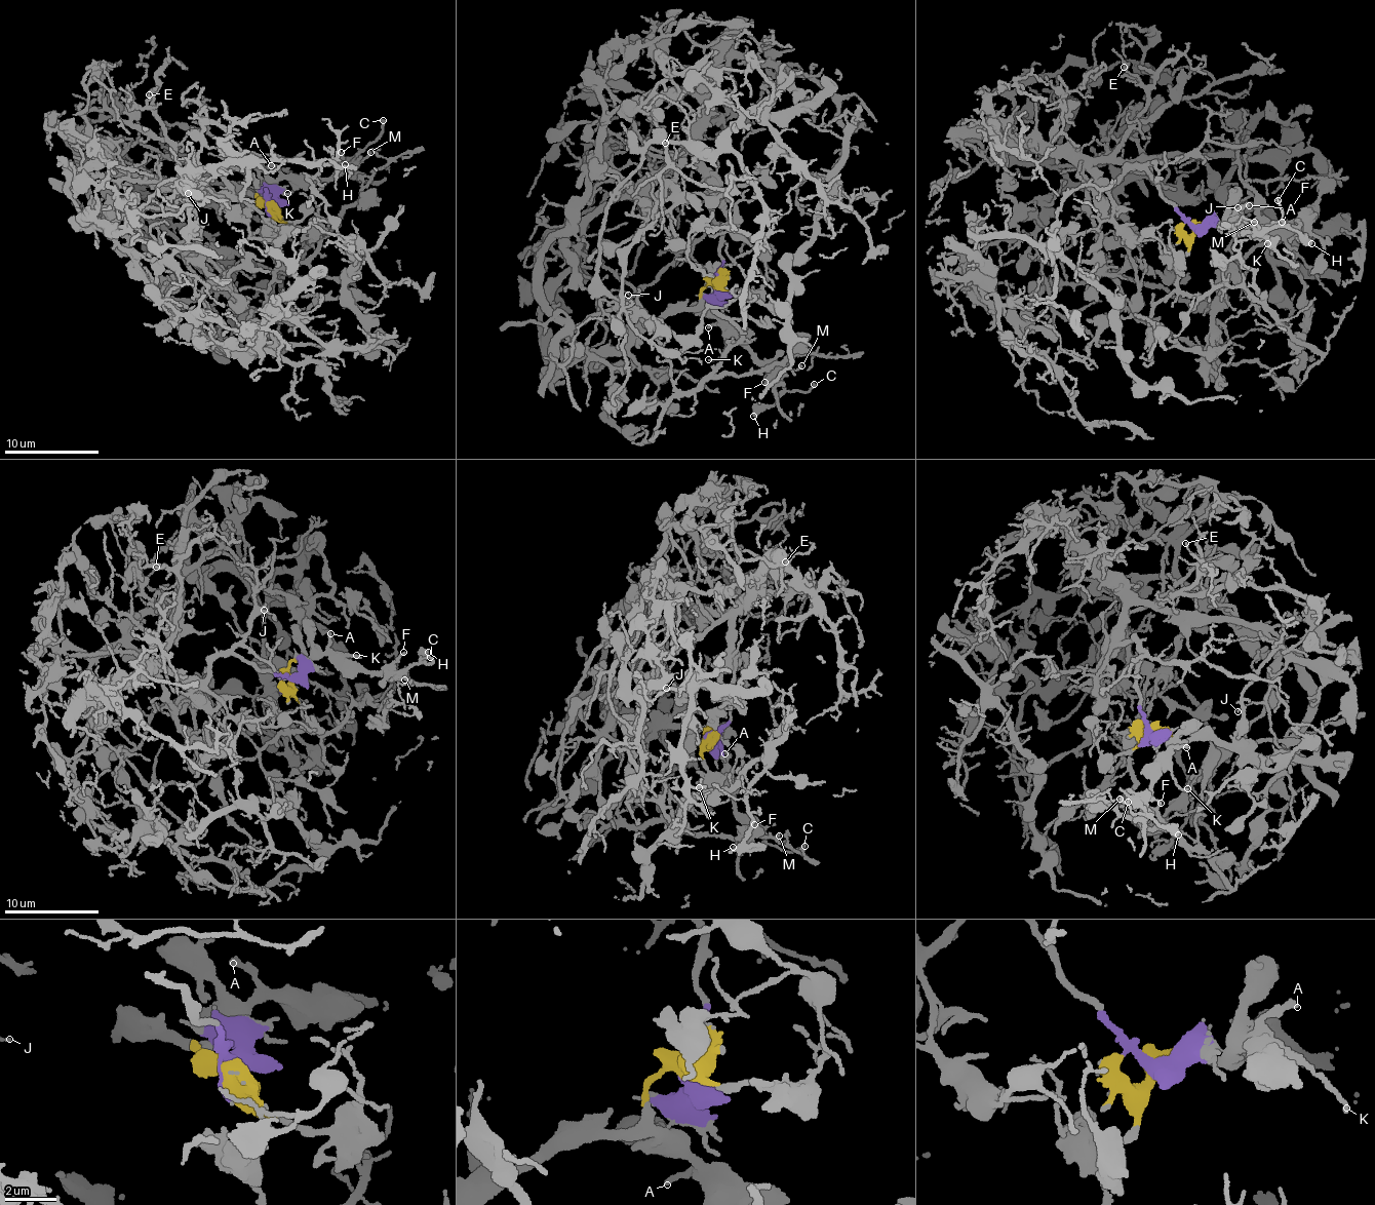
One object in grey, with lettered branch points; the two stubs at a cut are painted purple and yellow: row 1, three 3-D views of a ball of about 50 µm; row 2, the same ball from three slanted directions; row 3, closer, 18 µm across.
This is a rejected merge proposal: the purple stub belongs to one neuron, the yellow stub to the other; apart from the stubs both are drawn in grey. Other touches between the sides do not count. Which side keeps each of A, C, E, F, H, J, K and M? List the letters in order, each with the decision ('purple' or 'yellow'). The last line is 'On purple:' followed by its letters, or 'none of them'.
A: yellow
C: yellow
E: purple
F: yellow
H: yellow
J: purple
K: yellow
M: yellow
On purple: E, J

